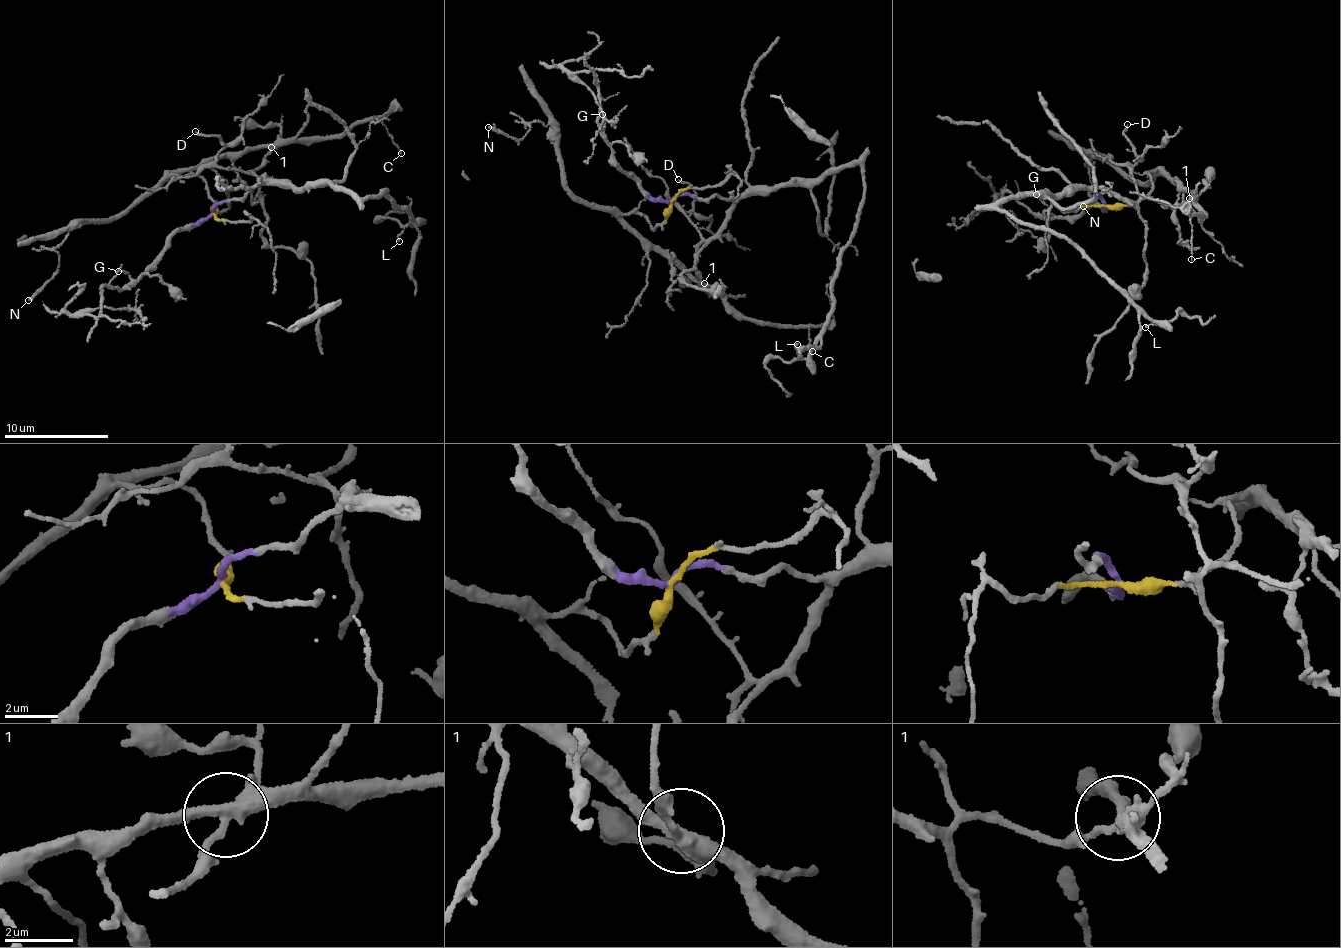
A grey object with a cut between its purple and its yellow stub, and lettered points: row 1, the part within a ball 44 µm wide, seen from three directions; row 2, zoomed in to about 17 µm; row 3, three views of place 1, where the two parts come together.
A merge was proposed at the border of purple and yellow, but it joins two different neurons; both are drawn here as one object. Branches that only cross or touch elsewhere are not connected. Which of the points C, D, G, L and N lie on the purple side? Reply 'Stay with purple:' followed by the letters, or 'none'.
Stay with purple: D, G, L

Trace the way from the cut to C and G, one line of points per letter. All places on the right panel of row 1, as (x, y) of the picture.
C: (1104, 205), (1135, 204), (1149, 190), (1150, 174), (1160, 171), (1189, 193), (1201, 217), (1190, 220), (1190, 260)
G: (1104, 205), (1093, 204), (1078, 215), (1051, 215), (1035, 194)

